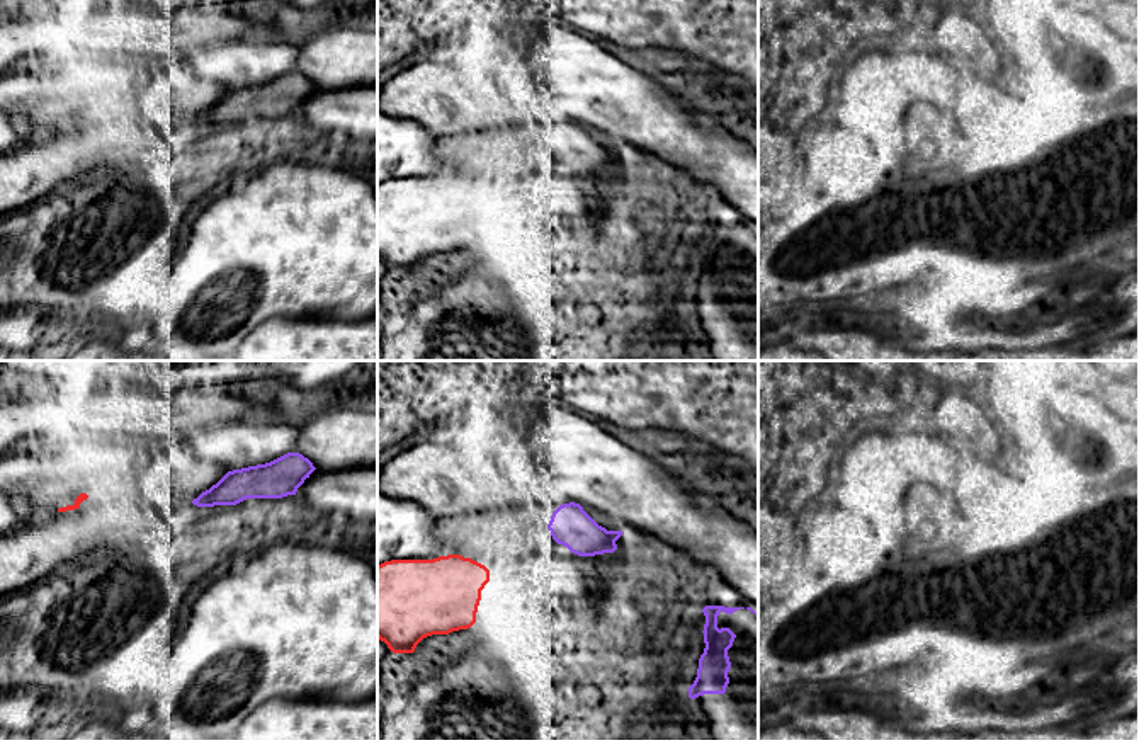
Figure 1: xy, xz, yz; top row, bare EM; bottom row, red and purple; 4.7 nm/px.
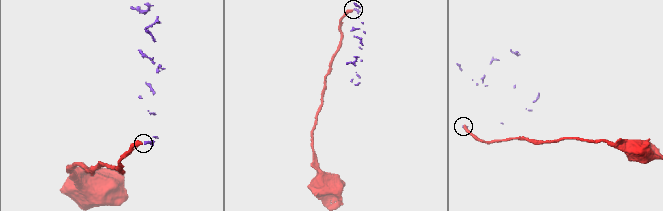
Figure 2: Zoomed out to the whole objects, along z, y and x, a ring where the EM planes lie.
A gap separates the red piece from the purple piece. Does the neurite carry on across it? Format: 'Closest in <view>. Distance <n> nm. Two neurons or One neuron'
Closest in xz. Distance 340 nm. Two neurons

